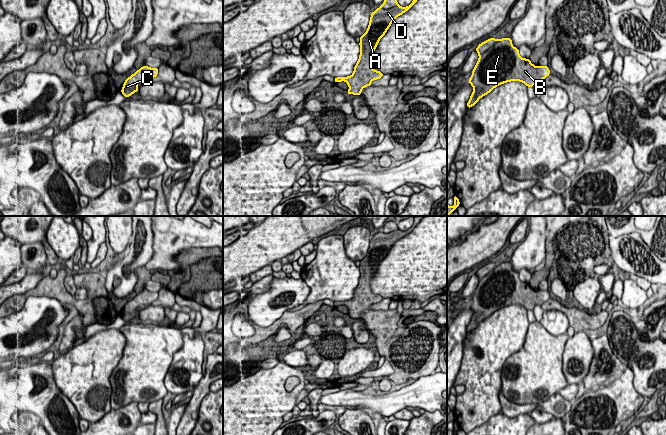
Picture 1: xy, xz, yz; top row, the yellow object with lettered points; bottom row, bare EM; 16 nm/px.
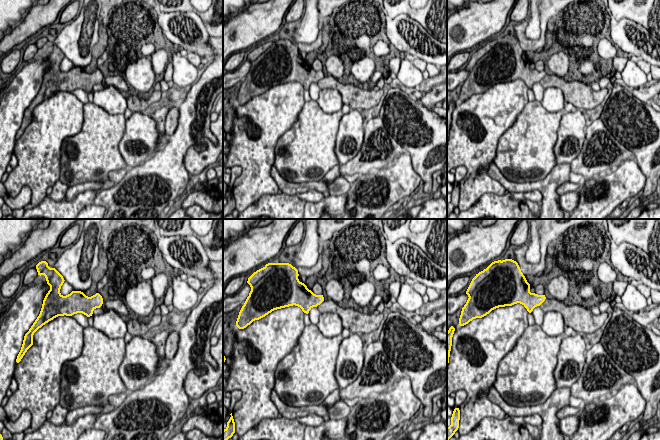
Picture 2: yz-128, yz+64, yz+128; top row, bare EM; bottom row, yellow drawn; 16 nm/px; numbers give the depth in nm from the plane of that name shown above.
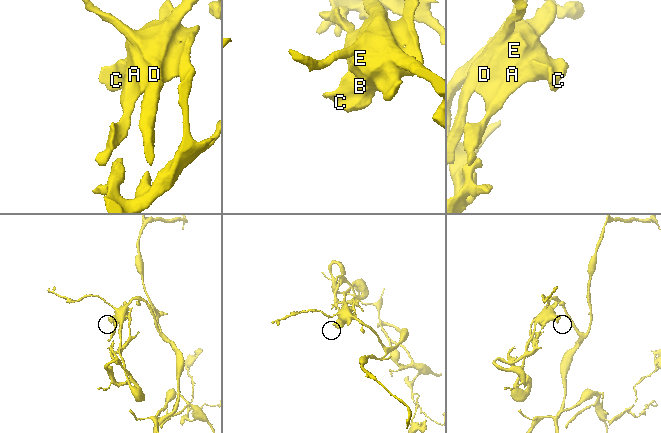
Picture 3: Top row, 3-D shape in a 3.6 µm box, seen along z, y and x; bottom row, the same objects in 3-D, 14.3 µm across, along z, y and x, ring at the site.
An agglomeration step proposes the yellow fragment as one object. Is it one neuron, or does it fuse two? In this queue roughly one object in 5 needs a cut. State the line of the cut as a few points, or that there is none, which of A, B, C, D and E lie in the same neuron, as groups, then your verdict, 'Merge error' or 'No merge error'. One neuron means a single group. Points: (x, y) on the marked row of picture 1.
No split. Groups: A B C D E. No merge error

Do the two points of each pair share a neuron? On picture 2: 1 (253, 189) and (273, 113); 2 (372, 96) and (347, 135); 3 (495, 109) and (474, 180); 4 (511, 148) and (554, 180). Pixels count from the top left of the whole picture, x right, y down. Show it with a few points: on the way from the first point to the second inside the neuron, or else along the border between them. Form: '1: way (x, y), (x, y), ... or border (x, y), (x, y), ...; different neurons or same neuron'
1: way (257, 170), (258, 142), (264, 132); same neuron
2: border (351, 109), (357, 110); different neurons
3: way (486, 127), (484, 138), (476, 146), (476, 162); same neuron
4: border (557, 164), (542, 179), (525, 182); different neurons

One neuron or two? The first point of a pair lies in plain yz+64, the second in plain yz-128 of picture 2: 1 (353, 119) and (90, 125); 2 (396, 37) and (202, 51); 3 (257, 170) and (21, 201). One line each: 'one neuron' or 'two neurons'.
1: two neurons
2: one neuron
3: two neurons

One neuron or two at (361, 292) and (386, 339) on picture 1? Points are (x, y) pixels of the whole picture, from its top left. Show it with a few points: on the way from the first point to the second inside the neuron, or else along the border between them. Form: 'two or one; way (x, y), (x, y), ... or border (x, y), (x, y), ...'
one; way (362, 304), (362, 309), (379, 327)

